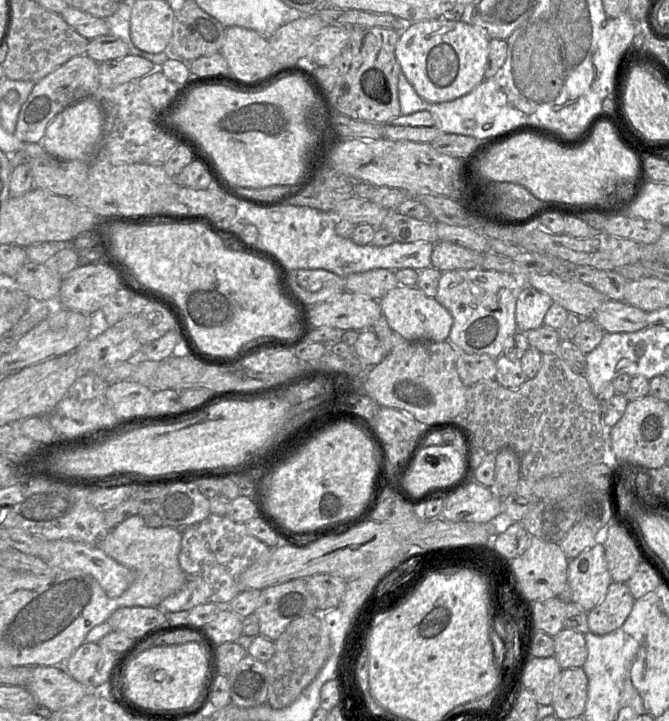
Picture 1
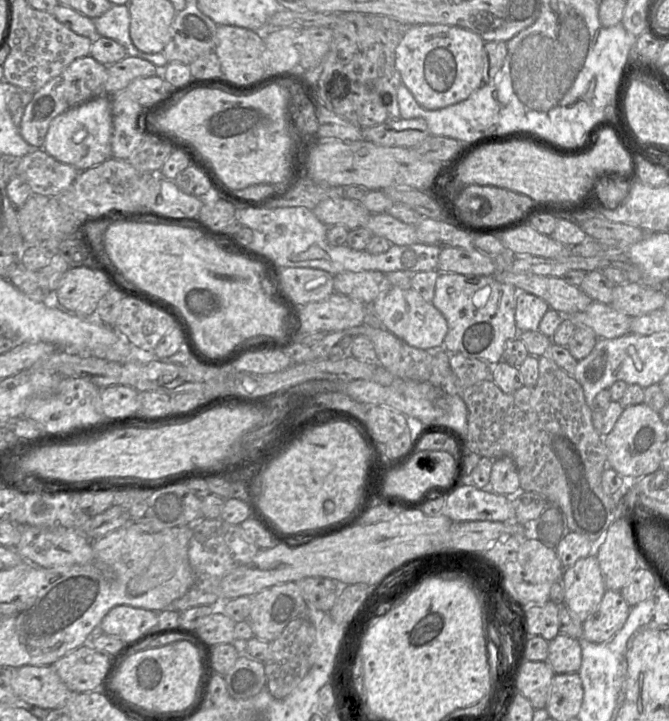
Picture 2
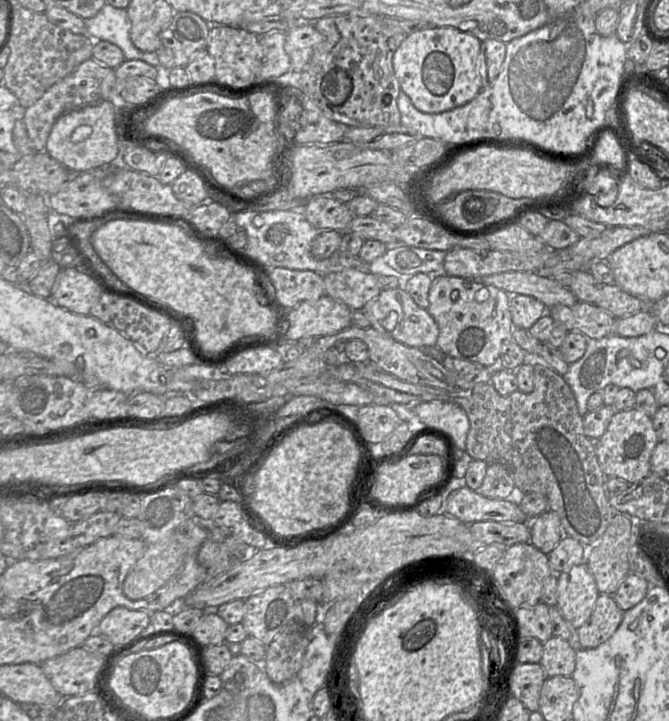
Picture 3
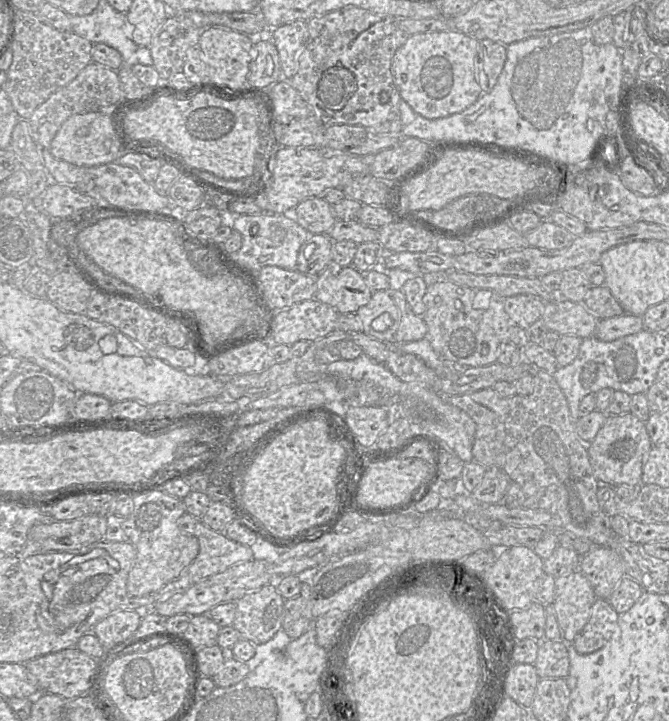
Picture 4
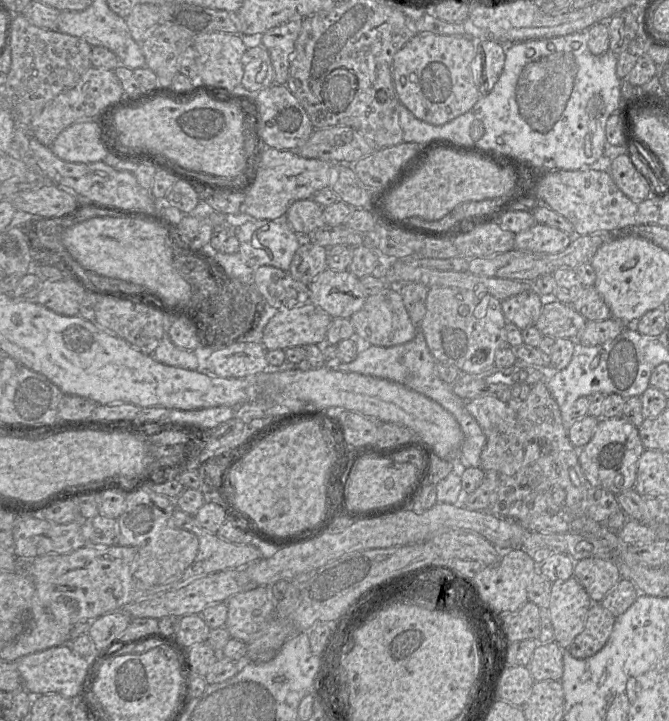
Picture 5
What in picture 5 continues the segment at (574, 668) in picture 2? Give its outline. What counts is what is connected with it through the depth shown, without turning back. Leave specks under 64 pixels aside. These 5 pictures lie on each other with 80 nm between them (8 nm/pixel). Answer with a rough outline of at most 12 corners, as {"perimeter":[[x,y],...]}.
{"perimeter":[[538,644],[526,667],[535,682],[560,681],[563,649]]}

